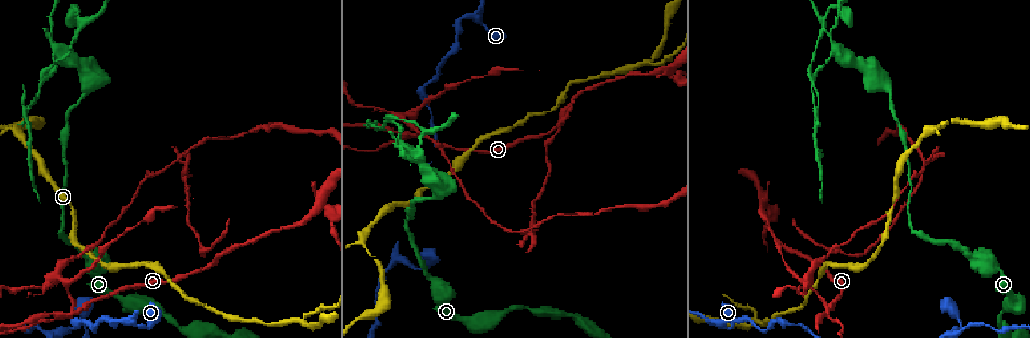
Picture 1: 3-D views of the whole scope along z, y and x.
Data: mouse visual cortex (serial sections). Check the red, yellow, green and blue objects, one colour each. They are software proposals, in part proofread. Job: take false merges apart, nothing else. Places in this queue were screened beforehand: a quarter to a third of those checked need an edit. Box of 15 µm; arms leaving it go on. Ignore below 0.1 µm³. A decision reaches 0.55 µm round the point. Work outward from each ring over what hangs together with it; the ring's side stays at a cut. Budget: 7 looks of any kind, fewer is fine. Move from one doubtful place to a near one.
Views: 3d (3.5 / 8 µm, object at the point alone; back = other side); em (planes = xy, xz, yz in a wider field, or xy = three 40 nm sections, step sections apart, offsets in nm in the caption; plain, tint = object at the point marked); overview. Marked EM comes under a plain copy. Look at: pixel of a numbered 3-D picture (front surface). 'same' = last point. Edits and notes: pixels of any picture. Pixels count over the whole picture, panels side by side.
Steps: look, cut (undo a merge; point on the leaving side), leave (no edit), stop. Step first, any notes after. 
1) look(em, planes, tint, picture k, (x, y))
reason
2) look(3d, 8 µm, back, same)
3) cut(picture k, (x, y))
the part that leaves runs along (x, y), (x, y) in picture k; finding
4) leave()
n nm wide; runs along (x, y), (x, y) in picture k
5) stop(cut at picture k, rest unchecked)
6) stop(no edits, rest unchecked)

look(3d, 8 µm, picture 1, (43, 76))
three arms meet

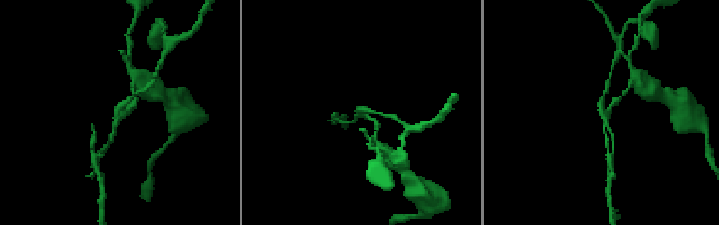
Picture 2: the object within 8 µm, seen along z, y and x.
look(3d, 3.5 µm, picture 2, (362, 114))

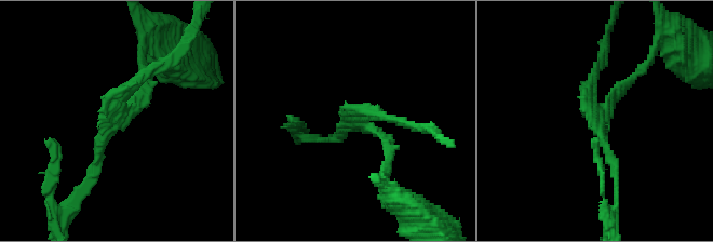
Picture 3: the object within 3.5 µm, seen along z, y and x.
look(em, xy, step 3, tint, picture 3, (599, 111))
need the tissue

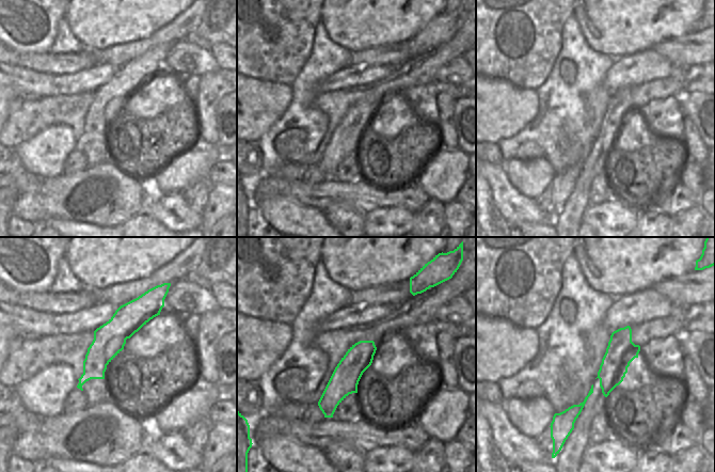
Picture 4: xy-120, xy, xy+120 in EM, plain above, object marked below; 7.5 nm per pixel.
leave()
3 arms; runs along (159, 302), (81, 381) in picture 4; one cell here

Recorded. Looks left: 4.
look(3d, 3.5 µm, picture 1, (82, 22))
three-way junction

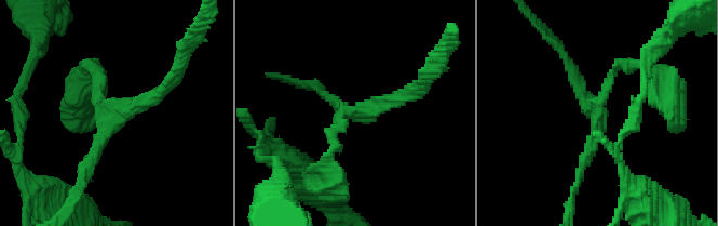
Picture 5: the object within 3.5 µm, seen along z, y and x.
look(em, xy, step 2, tint, picture 5, (597, 114))

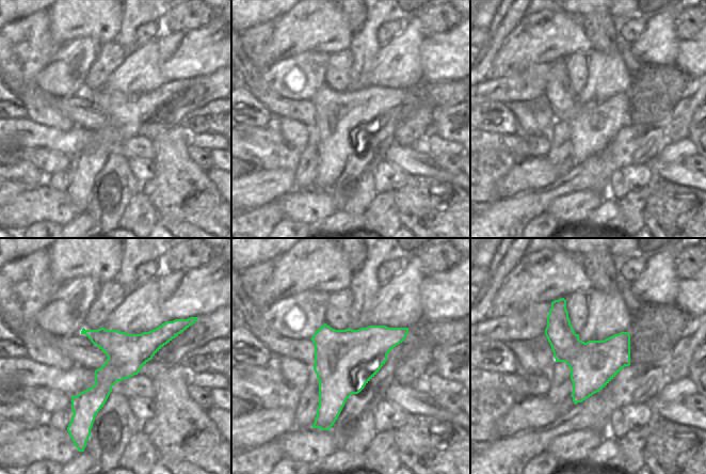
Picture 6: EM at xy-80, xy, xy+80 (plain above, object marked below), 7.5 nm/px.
look(em, xy, step 1, tint, same)
another direction

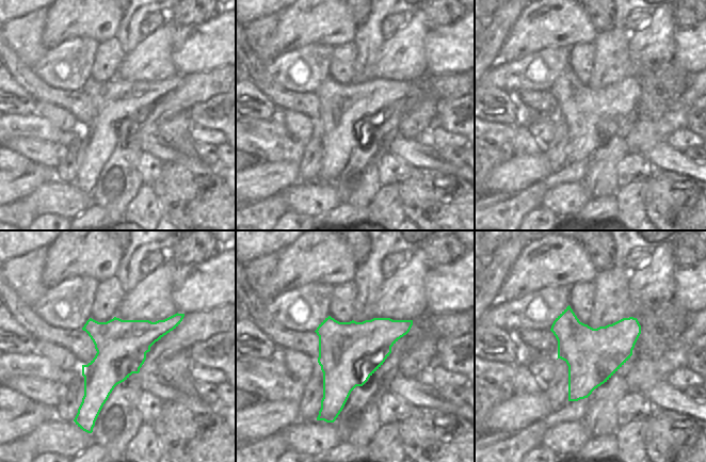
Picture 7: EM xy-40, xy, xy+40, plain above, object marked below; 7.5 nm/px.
leave()
460 nm wide; runs along (82, 174), (116, 117), (93, 64) in picture 5; one cell here

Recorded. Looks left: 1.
stop(no edits, rest unchecked)

